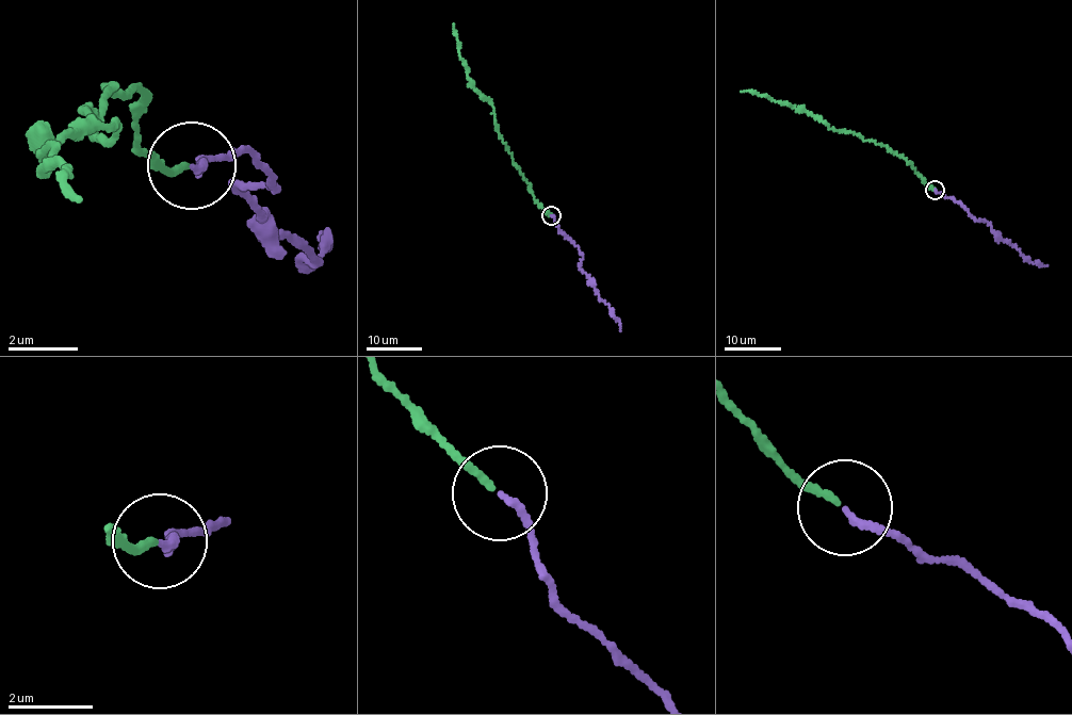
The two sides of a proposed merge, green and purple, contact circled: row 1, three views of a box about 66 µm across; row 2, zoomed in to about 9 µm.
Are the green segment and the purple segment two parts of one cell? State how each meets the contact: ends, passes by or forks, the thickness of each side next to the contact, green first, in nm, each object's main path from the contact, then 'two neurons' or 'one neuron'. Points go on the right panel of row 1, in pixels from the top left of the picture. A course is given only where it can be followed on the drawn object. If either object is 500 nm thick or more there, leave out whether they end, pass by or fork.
green ends there; purple ends there; 160 nm thick on the green side, 160 nm on the other; green runs (935, 190), (907, 162), (884, 146), (865, 141), (856, 133), (837, 130), (788, 103), (754, 93), (742, 92); purple runs (935, 190), (964, 207), (977, 220), (985, 222), (1024, 258), (1049, 265); one neuron

